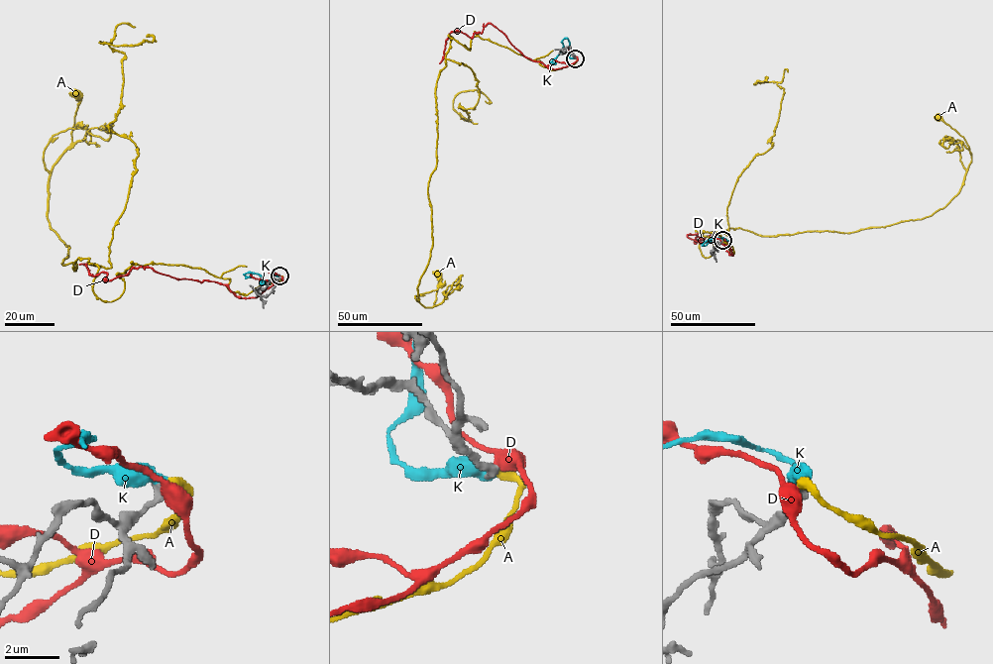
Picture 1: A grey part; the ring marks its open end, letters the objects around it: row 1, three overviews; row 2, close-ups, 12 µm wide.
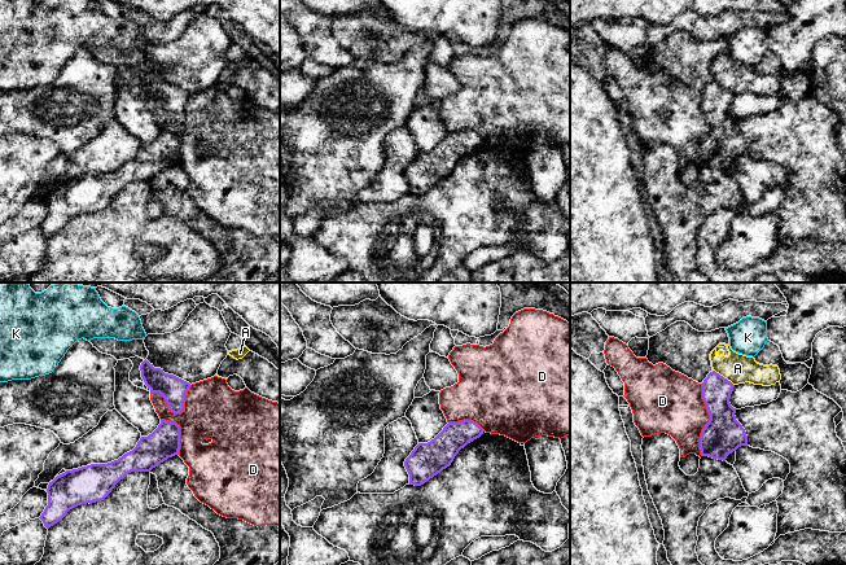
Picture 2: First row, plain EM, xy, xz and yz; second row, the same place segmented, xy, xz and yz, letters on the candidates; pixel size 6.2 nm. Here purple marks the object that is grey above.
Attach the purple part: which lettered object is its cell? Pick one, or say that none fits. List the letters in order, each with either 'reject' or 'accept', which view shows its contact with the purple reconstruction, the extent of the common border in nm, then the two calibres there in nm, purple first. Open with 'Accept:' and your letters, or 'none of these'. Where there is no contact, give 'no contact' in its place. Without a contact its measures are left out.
Accept: none of these
A: reject; contact in yz; length 170 nm; calibres 180 and 190 nm
D: reject; contact in yz; length 440 nm; calibres 240 and 380 nm
K: reject; no contact

